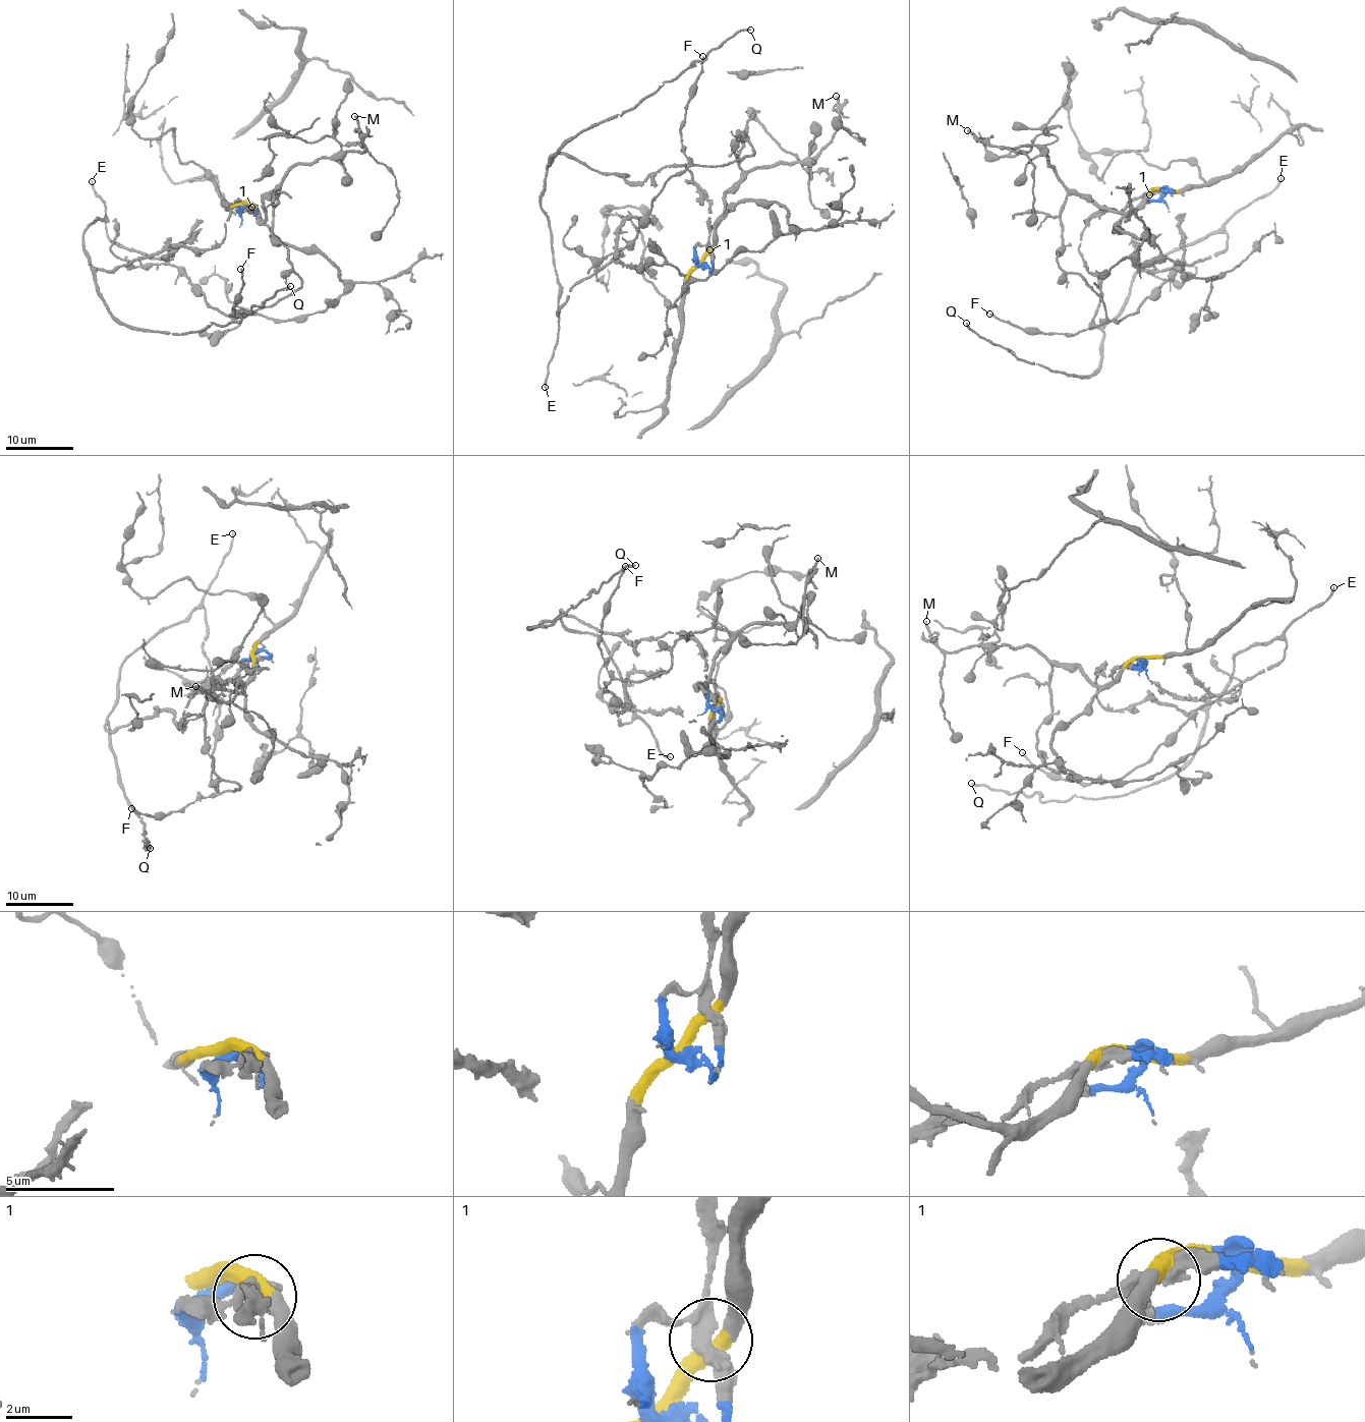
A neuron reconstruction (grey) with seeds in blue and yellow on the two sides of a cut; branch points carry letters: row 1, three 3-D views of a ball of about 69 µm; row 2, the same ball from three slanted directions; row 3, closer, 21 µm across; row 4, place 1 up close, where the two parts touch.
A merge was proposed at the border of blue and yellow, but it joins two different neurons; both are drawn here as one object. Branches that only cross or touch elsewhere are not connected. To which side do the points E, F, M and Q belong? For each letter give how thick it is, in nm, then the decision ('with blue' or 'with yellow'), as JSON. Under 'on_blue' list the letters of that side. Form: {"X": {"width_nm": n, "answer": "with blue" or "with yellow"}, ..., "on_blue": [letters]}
{"E": {"width_nm": 190, "answer": "with blue"}, "F": {"width_nm": 180, "answer": "with yellow"}, "M": {"width_nm": 180, "answer": "with yellow"}, "Q": {"width_nm": 170, "answer": "with blue"}, "on_blue": ["E", "Q"]}

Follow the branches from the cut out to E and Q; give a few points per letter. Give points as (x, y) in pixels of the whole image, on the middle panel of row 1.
E: (700, 265), (711, 204), (684, 163), (627, 182), (558, 153), (539, 201), (559, 292), (544, 387)
Q: (700, 265), (711, 204), (684, 163), (627, 182), (564, 153), (548, 160), (750, 30)

